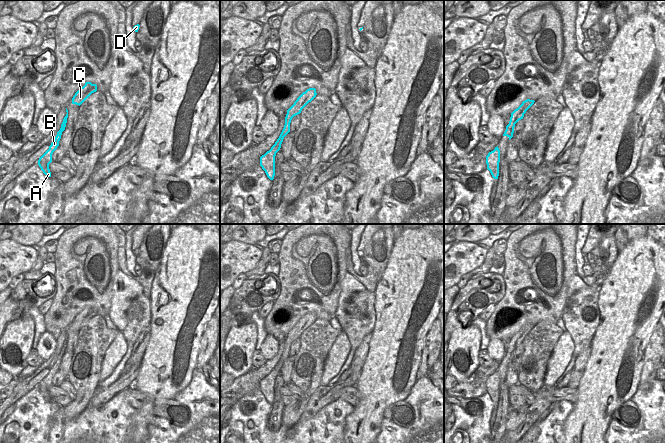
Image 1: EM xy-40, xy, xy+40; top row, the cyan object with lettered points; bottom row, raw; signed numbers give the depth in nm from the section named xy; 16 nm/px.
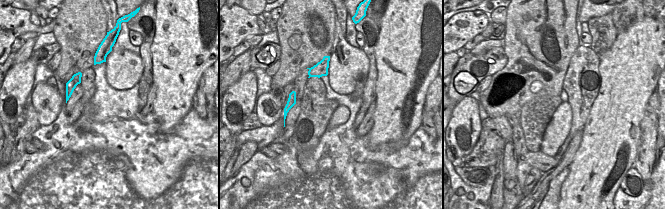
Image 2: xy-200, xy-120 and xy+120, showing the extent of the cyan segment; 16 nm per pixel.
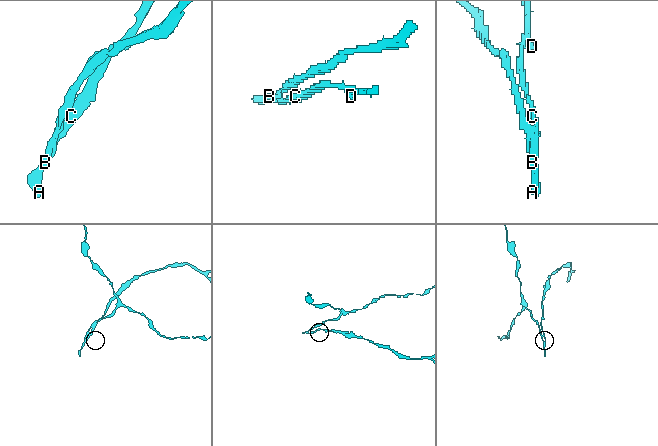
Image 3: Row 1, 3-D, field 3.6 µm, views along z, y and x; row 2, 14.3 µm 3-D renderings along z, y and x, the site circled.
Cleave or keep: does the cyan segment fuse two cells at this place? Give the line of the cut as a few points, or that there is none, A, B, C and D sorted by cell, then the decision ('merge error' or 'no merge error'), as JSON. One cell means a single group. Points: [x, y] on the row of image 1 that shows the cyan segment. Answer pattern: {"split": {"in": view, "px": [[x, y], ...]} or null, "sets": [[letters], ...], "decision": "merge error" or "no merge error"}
{"split": {"in": "xy+40", "px": [[509, 121], [516, 122]]}, "sets": [["A", "B"], ["C", "D"]], "decision": "merge error"}

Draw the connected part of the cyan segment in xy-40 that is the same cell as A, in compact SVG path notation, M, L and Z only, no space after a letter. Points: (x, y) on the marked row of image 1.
M66 109L66 112L67 112L67 114L63 119L63 122L61 124L61 128L57 132L57 135L56 135L54 141L49 146L49 149L38 160L39 167L41 168L41 170L43 171L43 173L47 177L51 177L49 164L52 162L52 154L57 149L57 147L59 146L59 141L61 139L62 132L65 130L65 127L66 127L67 118L68 118L68 110L67 109Z

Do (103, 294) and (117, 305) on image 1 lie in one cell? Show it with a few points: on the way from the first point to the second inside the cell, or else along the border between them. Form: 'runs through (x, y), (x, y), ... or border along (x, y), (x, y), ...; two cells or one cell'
border along (114, 277), (111, 307), (107, 314); two cells

